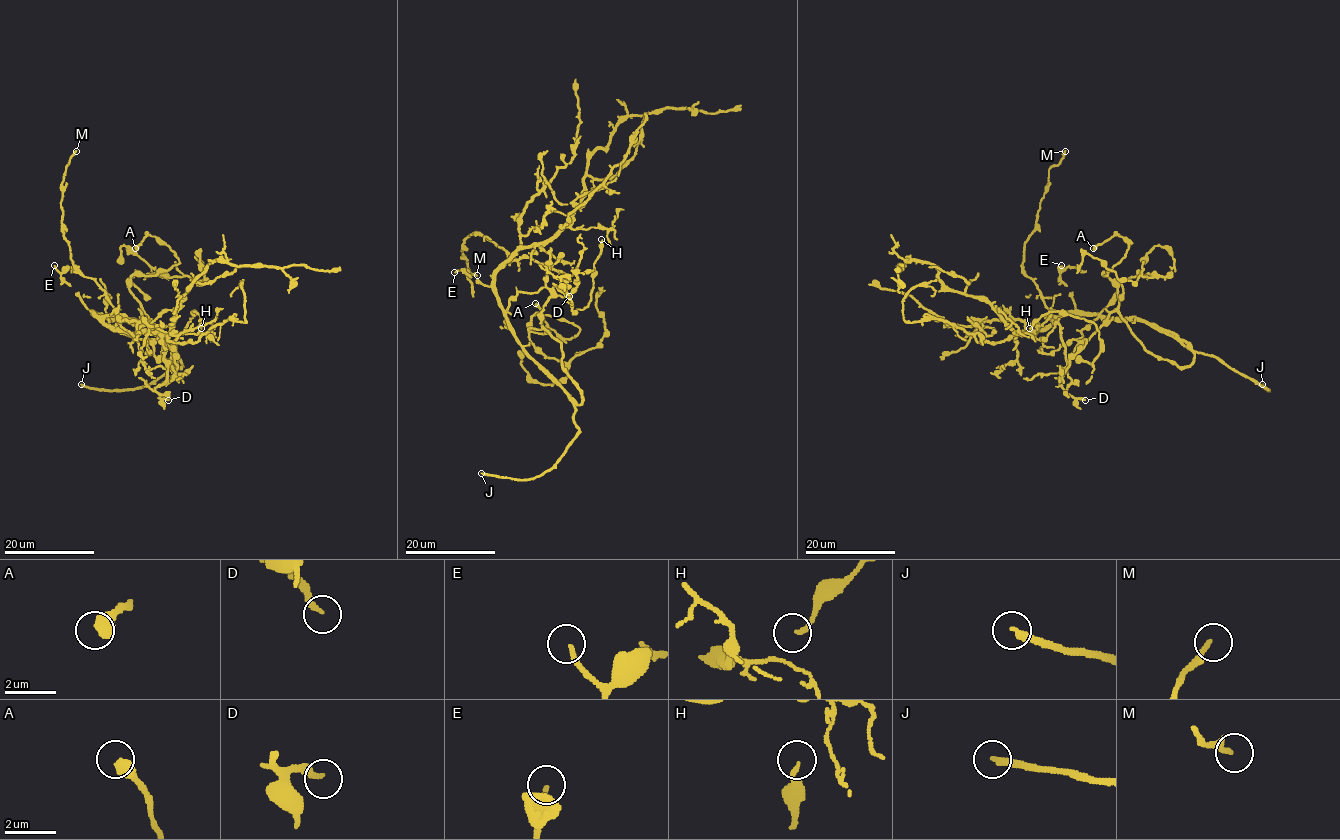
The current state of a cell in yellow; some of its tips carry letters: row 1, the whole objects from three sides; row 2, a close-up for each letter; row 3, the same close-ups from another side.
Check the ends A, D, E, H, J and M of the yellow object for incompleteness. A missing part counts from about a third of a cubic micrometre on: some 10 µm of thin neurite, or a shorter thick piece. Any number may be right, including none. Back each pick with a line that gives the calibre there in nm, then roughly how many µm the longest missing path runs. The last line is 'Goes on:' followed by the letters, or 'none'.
E: Thickness 180 nm. Missing length about 10 µm
J: Thickness 280 nm. Missing length about 35 µm
Goes on: E, J

